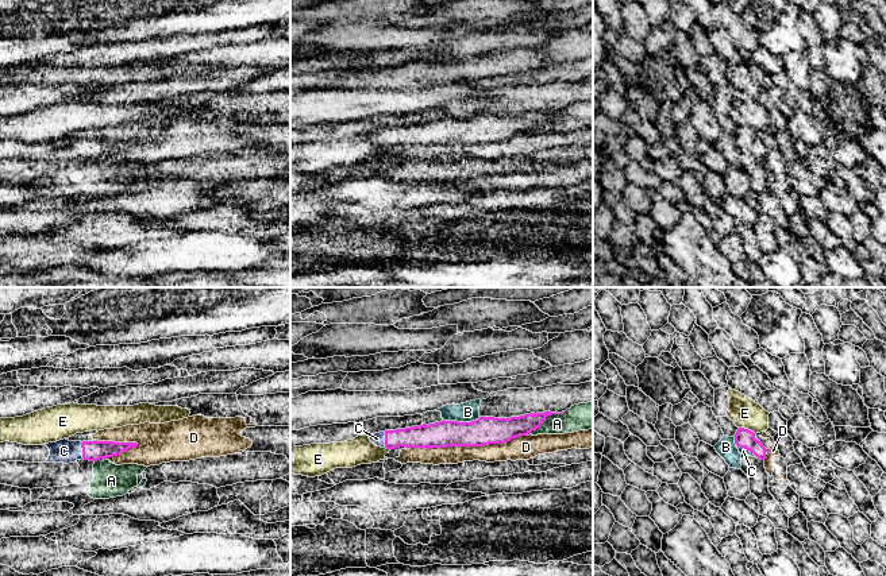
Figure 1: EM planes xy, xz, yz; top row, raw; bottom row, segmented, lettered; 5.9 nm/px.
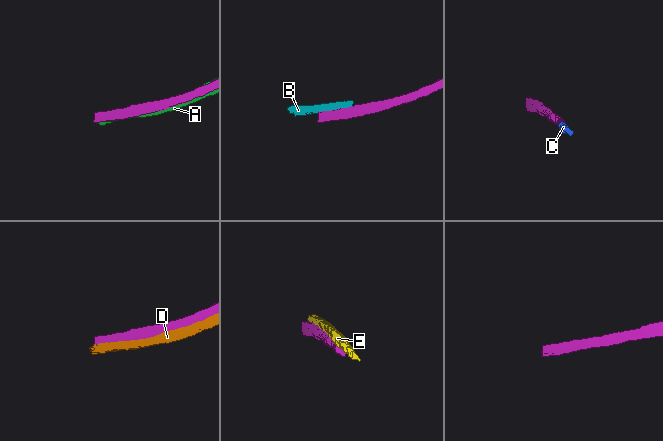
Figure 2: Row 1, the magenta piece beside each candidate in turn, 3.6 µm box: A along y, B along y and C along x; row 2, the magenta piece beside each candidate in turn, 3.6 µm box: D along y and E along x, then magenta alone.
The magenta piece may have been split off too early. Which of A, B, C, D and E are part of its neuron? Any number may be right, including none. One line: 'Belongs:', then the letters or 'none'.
Belongs: C

